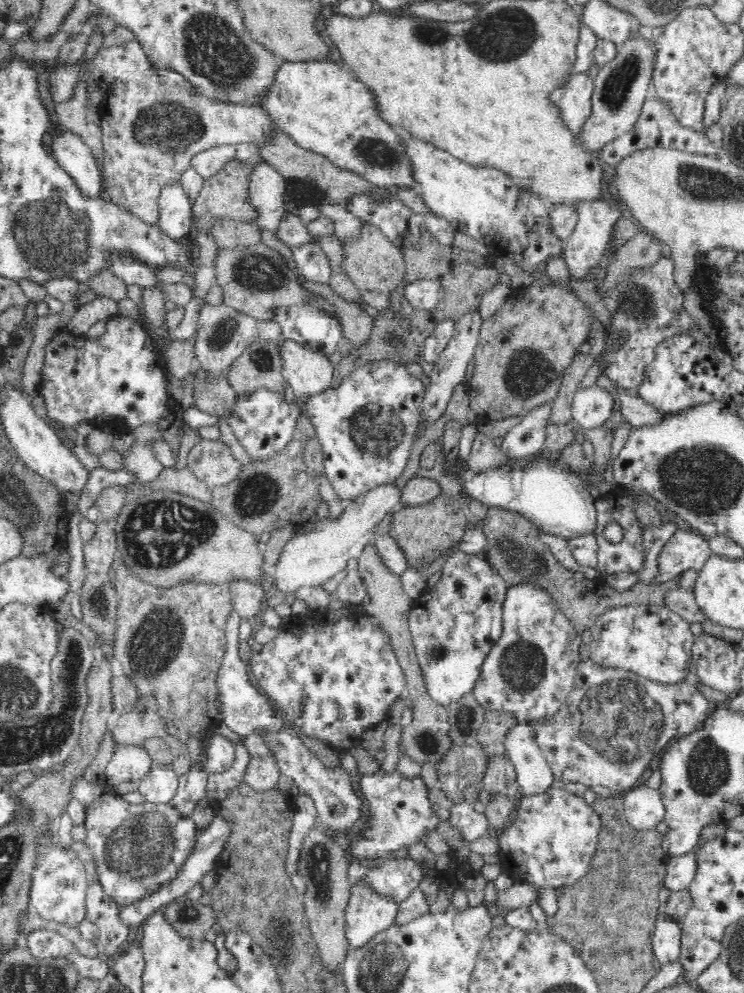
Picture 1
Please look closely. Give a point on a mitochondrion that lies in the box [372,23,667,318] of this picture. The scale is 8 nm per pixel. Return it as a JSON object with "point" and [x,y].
{"point":[614,92]}

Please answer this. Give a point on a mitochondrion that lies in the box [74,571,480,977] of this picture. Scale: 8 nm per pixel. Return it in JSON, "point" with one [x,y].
{"point":[142,844]}

